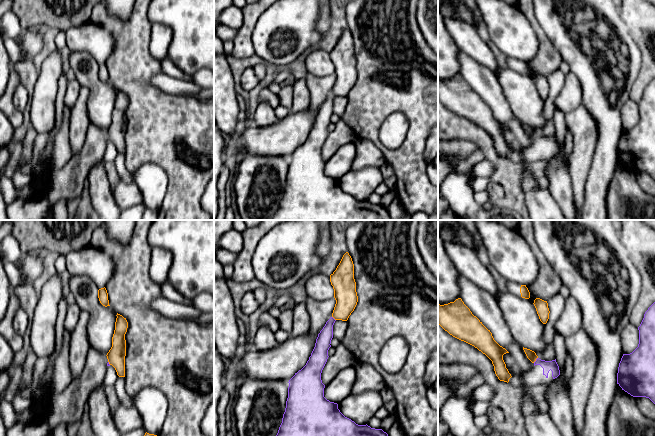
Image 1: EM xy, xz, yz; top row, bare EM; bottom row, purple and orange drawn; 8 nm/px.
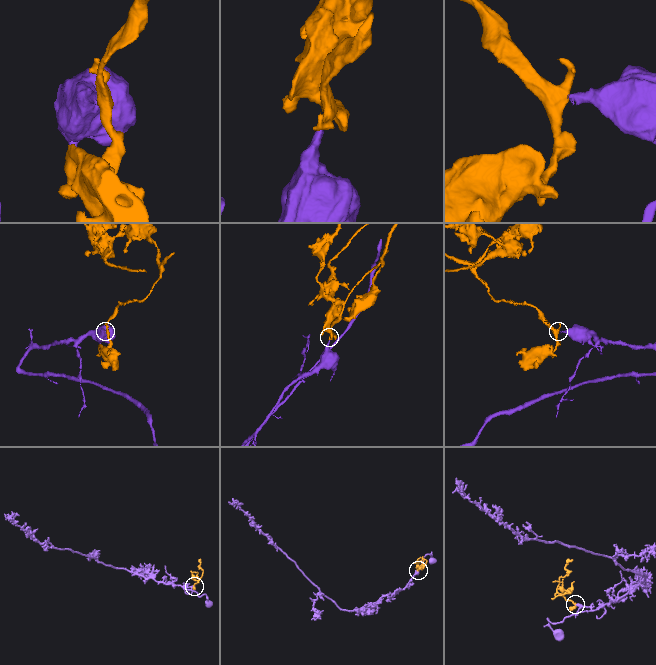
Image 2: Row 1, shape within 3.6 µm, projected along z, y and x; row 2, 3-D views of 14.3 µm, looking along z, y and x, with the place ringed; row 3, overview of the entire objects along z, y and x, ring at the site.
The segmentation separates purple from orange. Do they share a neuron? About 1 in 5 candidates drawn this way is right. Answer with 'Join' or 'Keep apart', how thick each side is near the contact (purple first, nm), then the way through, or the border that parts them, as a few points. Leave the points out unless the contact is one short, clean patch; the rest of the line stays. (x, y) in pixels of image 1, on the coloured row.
Keep apart. Thickness 80 nm (purple) against 80 nm. Boundary: yz (537, 357), (533, 362)

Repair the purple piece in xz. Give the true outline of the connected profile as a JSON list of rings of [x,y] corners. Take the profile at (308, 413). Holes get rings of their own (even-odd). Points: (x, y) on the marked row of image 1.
[[[331,317],[326,322],[318,334],[306,365],[289,380],[286,408],[276,436],[388,436],[382,429],[356,424],[340,412],[337,403],[324,397],[325,385],[322,383],[321,373],[329,357],[328,350],[331,347],[335,321]]]

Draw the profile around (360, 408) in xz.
[[[374,390],[350,394],[338,403],[340,412],[358,425],[366,425],[382,406],[384,406],[384,403],[381,393]]]

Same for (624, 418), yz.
[[[617,384],[616,392],[607,415],[607,436],[655,436],[655,419],[646,417],[639,409],[636,398]]]

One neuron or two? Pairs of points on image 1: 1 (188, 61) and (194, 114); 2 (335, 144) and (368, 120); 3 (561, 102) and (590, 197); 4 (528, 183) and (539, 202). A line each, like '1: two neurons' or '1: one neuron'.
1: two neurons
2: two neurons
3: two neurons
4: one neuron

